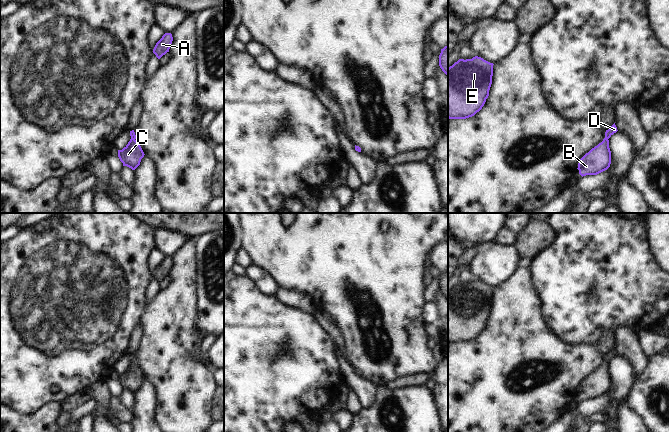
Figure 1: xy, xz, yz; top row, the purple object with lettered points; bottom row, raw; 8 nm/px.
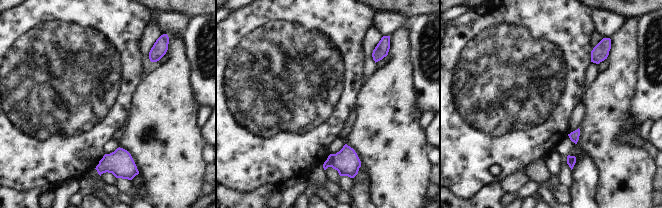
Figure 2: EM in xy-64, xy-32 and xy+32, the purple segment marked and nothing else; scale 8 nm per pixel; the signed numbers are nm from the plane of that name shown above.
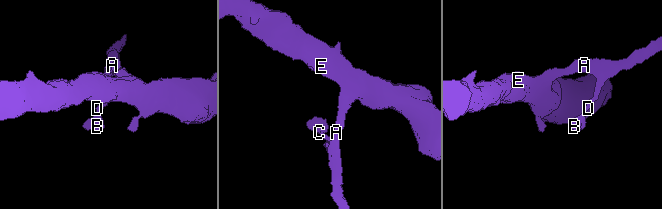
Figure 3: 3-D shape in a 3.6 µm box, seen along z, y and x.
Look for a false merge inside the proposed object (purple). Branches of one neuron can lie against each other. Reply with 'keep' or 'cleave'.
keep

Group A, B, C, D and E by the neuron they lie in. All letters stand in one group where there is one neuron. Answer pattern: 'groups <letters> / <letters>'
groups A B C D E

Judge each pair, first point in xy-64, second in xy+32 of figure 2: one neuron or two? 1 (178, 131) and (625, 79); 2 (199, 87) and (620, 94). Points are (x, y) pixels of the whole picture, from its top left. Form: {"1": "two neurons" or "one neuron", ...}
{"1": "one neuron", "2": "two neurons"}

